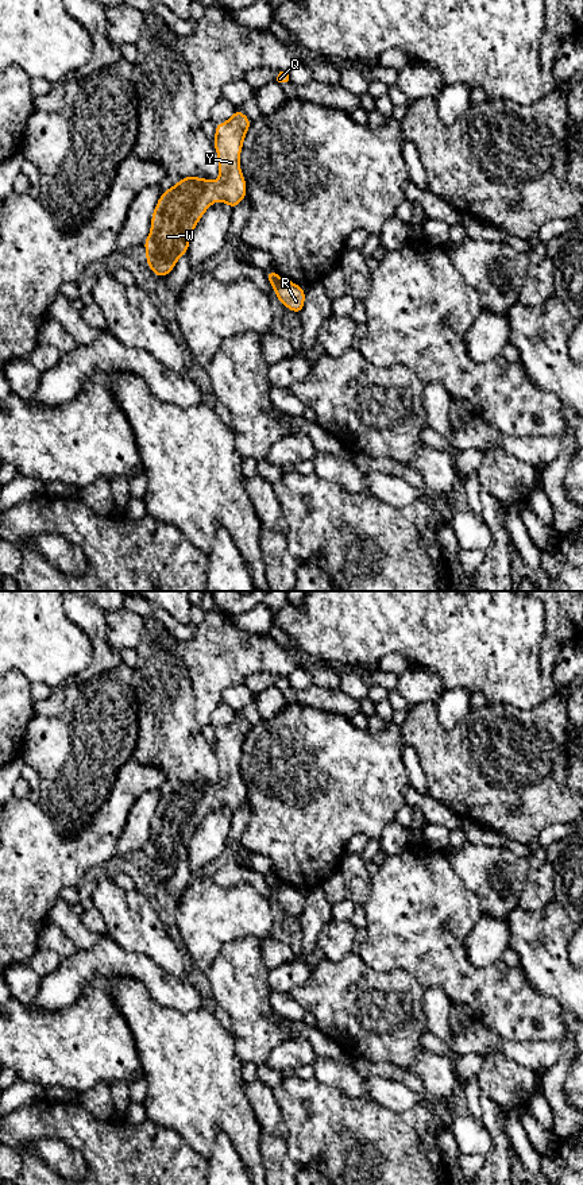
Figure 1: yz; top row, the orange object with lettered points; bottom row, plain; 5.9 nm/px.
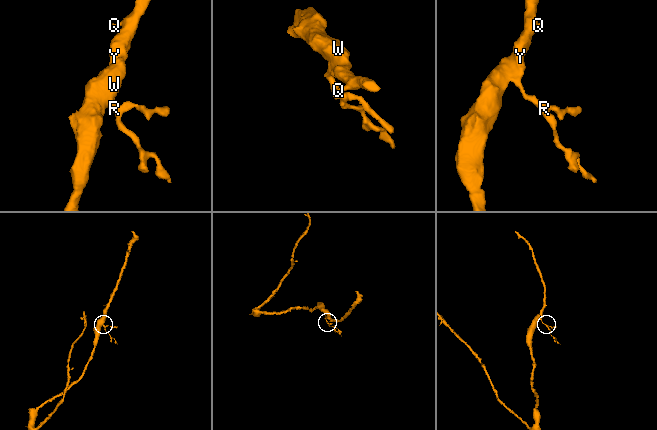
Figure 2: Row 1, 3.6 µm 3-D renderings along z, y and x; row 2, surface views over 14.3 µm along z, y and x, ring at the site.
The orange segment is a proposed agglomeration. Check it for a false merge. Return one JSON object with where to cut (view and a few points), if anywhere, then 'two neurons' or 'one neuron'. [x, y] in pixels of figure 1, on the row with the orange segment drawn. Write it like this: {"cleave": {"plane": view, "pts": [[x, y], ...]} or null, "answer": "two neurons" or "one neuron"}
{"cleave": null, "answer": "one neuron"}

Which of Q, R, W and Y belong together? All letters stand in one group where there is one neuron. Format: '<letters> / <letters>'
Q R W Y

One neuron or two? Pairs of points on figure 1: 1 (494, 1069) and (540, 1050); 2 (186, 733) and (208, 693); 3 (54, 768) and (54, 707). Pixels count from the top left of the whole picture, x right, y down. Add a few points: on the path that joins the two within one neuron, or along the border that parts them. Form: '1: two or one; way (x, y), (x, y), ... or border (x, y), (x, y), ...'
1: two; border (483, 1057), (502, 1054), (533, 1072)
2: two; border (190, 686), (195, 718), (201, 728)
3: two; border (69, 687), (58, 714), (37, 714)

